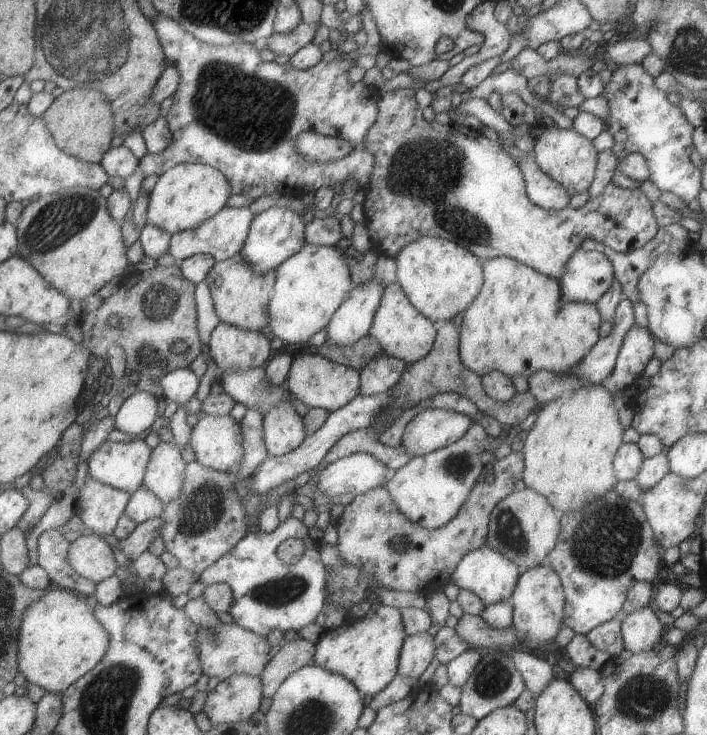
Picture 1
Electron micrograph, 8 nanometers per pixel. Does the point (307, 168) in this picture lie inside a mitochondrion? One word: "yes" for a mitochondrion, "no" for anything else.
no

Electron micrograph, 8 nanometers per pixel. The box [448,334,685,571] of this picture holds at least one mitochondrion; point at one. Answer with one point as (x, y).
(510, 532)

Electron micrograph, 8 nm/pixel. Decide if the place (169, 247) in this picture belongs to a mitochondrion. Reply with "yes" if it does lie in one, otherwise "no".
no

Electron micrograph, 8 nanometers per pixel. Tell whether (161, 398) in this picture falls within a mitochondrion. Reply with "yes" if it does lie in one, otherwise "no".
no

